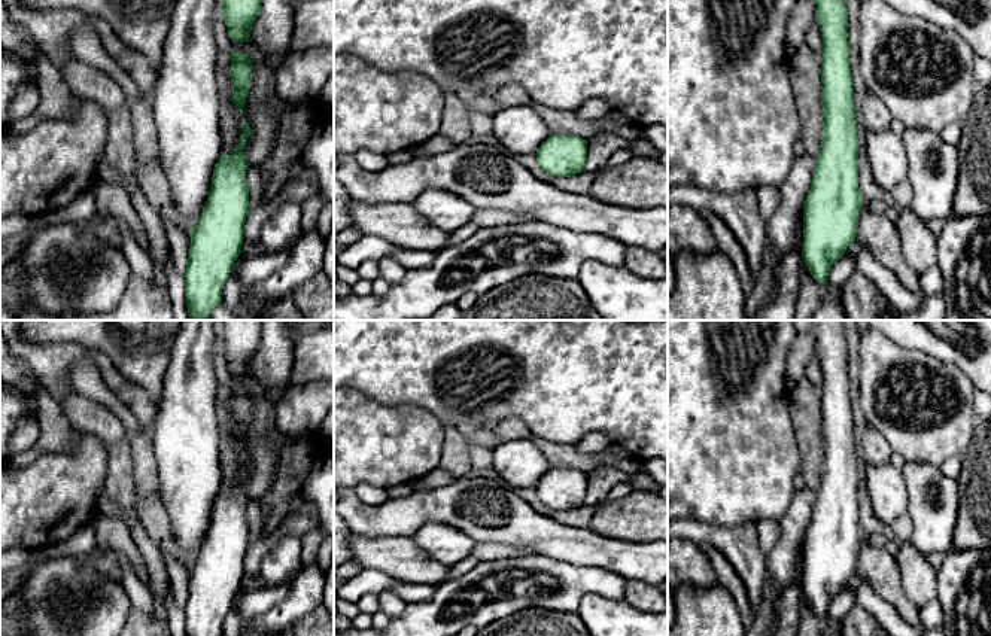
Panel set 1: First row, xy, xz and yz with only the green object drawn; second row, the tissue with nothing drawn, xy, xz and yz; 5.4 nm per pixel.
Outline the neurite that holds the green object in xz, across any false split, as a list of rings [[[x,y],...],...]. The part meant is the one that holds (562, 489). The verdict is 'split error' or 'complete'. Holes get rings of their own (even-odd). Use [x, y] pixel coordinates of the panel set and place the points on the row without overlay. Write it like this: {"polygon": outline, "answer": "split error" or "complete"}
{"polygon": [[[550,468],[536,487],[538,499],[550,509],[571,511],[584,505],[587,474],[575,468]]], "answer": "complete"}

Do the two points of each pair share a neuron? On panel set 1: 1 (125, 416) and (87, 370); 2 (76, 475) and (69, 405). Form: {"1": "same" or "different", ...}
{"1": "same", "2": "different"}

